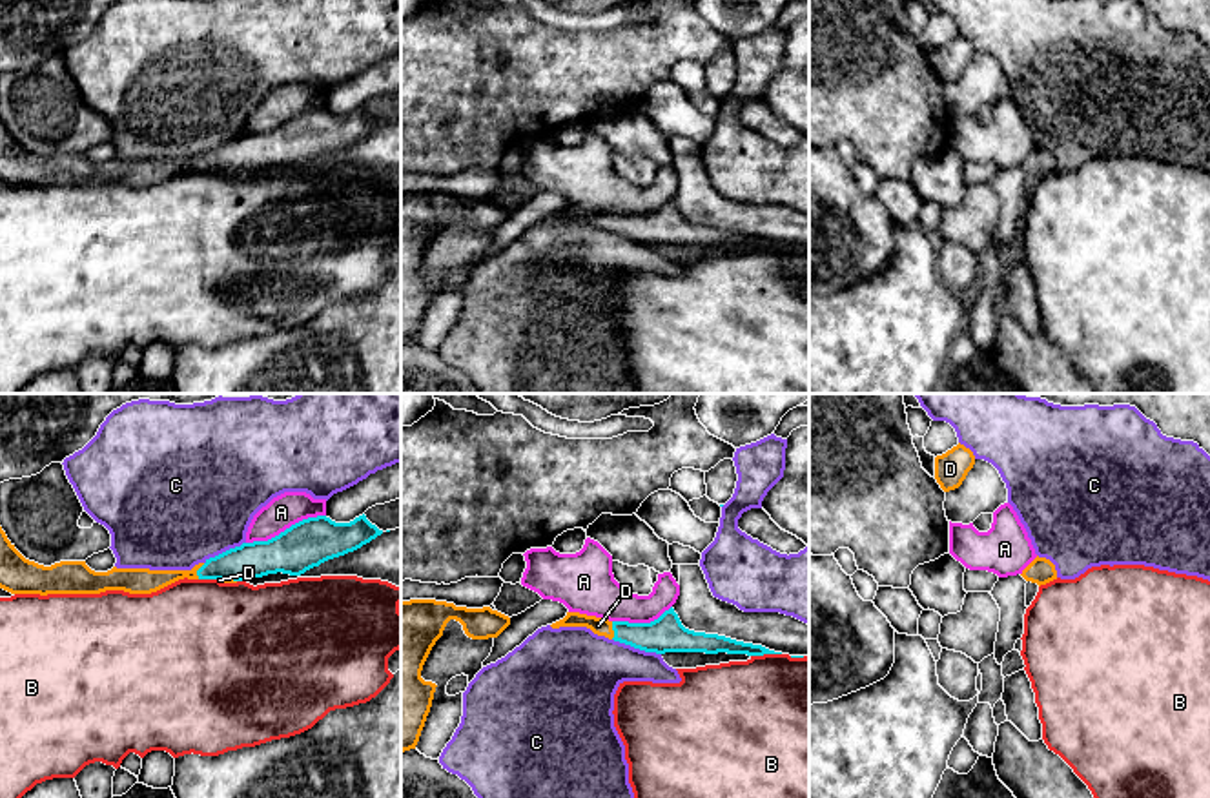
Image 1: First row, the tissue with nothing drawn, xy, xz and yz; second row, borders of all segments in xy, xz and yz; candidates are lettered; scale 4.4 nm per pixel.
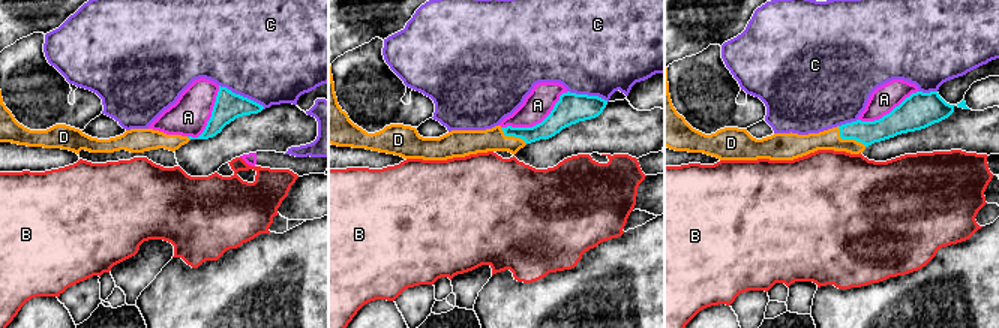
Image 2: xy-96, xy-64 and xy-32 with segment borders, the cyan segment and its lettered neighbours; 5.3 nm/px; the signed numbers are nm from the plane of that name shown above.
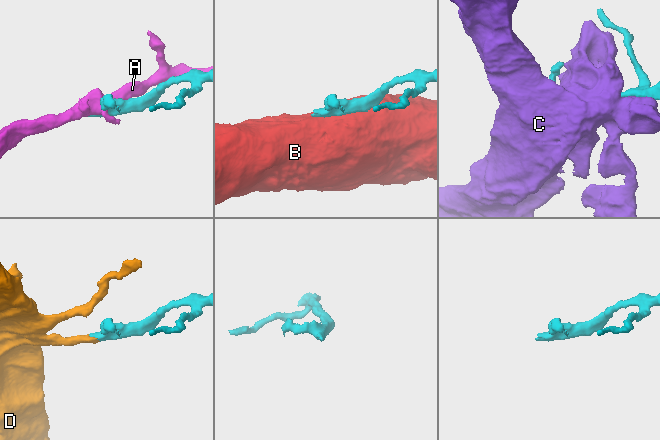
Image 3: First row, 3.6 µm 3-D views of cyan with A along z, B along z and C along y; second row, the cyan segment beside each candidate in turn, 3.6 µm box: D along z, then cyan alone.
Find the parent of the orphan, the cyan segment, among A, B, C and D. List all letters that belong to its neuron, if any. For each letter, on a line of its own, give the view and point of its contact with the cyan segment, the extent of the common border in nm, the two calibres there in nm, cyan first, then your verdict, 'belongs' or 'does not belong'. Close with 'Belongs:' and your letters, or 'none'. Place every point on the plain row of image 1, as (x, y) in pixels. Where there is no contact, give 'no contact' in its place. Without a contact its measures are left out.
A: xy (287, 121) | 380 nm | 200/150 nm | does not belong
B: xz (766, 245) | 140 nm | 100/480 nm | does not belong
C: xz (636, 239) | 220 nm | 160/320 nm | does not belong
D: xz (613, 221) | 80 nm | 160/80 nm | belongs
Belongs: D

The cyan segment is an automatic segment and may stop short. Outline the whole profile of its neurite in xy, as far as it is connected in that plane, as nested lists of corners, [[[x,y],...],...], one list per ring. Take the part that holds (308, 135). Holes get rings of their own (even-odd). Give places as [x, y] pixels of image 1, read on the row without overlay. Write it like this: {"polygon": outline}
{"polygon": [[[326,107],[302,111],[268,133],[242,135],[191,162],[117,160],[91,162],[86,153],[51,159],[26,151],[0,118],[0,180],[11,186],[100,186],[124,182],[151,186],[179,171],[248,173],[268,166],[301,168],[321,155],[344,148],[381,128],[366,107],[335,115]]]}

